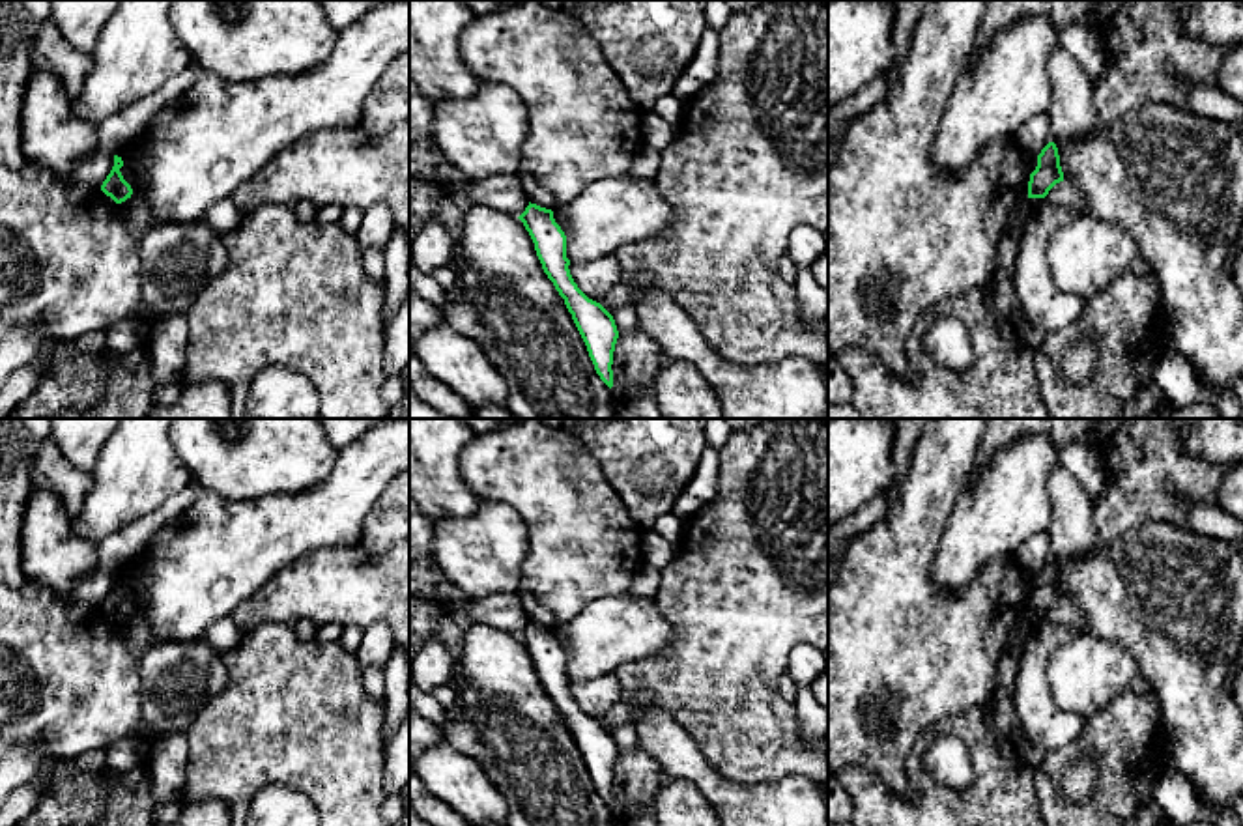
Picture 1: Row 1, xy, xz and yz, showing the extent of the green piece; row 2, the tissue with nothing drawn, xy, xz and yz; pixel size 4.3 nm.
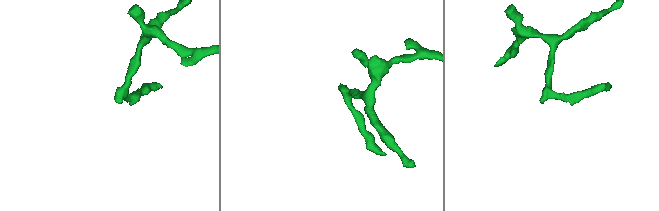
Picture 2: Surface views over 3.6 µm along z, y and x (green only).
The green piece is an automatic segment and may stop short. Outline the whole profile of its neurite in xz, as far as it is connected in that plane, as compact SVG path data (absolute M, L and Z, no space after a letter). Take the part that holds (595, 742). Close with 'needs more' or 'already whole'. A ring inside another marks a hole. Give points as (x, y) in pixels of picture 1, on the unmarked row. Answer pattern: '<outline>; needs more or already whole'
M529 620L518 637L535 662L544 691L564 718L596 792L611 807L613 770L619 757L613 734L600 721L589 718L574 701L568 688L570 678L566 676L566 654L555 641L553 630Z; already whole

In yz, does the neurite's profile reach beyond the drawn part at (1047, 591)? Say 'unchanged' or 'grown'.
unchanged

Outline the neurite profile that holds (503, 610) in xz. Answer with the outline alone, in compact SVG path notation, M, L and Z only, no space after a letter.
M497 592L479 600L467 598L460 607L467 611L475 622L495 626L512 635L520 635L529 624L529 617L516 592Z

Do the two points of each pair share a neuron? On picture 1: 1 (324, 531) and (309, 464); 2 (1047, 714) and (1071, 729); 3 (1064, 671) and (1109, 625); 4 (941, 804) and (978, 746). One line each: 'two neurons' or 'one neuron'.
1: two neurons
2: one neuron
3: two neurons
4: one neuron

